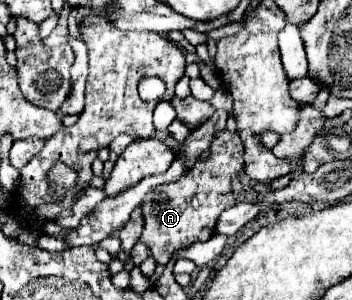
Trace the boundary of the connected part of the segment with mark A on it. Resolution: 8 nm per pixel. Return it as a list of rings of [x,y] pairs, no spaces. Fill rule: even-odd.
[[[219,131],[211,143],[211,157],[205,163],[195,163],[179,181],[157,185],[143,199],[143,219],[145,227],[141,241],[149,247],[151,255],[159,265],[167,265],[175,251],[185,249],[197,241],[207,241],[217,227],[219,215],[237,203],[231,191],[231,179],[243,171],[243,141],[239,133]],[[195,197],[195,199],[193,199]]]

